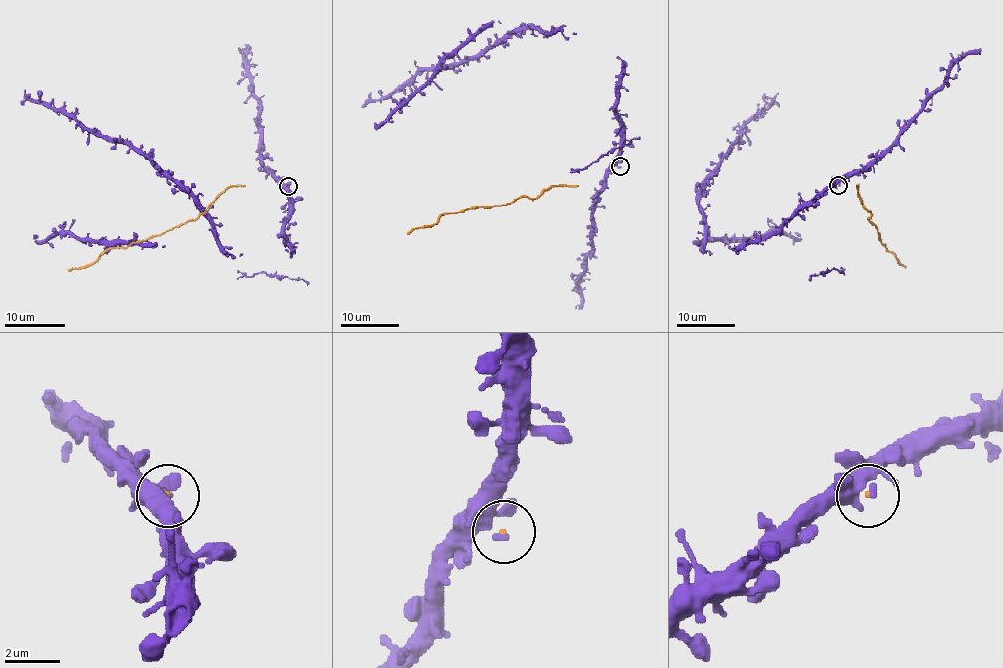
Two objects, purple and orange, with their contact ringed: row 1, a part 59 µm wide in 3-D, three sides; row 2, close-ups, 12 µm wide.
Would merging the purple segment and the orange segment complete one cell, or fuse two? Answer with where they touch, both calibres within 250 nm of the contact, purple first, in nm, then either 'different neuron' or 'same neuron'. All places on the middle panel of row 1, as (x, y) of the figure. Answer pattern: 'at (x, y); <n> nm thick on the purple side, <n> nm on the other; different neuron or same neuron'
at (620, 166); 240 nm thick on the purple side, 90 nm on the other; different neuron

